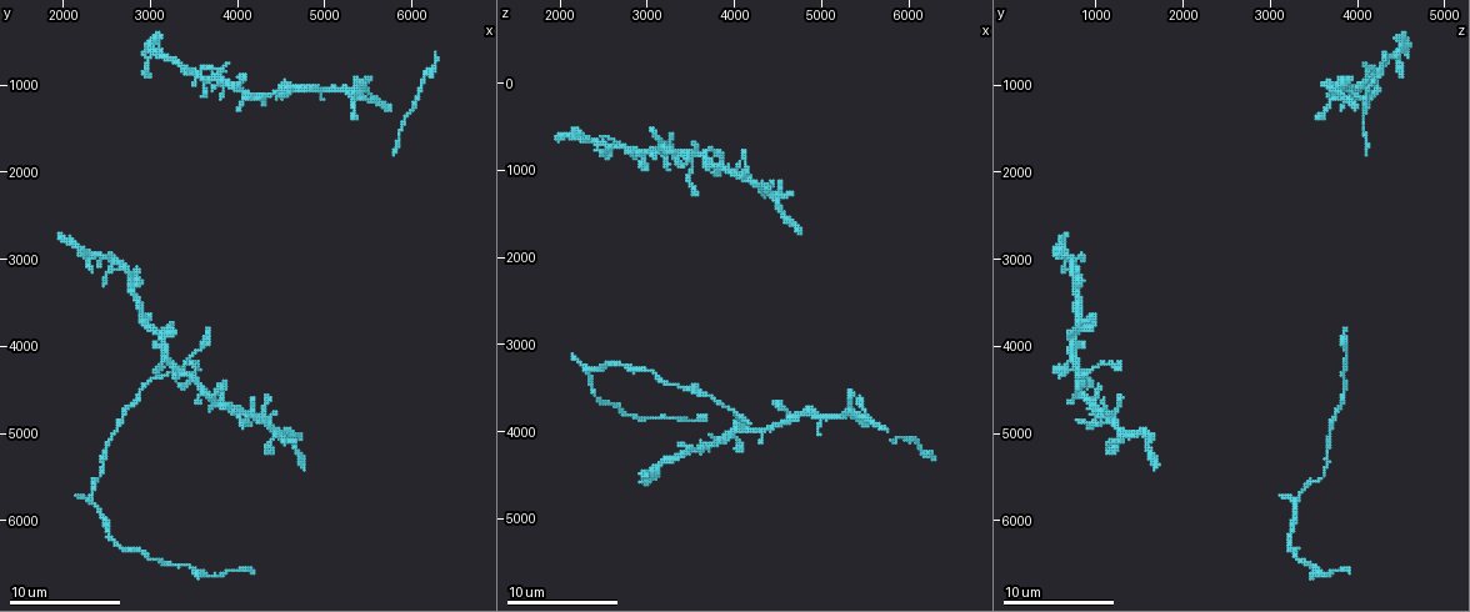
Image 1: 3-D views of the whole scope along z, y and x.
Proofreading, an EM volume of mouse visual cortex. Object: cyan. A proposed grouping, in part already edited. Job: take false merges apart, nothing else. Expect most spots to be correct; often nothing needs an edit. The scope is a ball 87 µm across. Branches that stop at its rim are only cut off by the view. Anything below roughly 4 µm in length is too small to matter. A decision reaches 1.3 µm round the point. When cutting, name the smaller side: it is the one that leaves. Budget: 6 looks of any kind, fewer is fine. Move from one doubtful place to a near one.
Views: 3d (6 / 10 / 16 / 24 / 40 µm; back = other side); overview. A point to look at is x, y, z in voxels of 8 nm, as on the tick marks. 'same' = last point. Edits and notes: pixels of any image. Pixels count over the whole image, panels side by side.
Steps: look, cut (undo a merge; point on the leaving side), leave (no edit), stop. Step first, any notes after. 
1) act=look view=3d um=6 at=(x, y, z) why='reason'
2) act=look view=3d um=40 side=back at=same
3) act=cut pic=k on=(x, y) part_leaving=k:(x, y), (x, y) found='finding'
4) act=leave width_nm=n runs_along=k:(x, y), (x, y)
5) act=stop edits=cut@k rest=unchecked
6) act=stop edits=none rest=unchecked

act=look view=3d um=10 at=(4100, 1100, 4000) why='four or more arms meet'

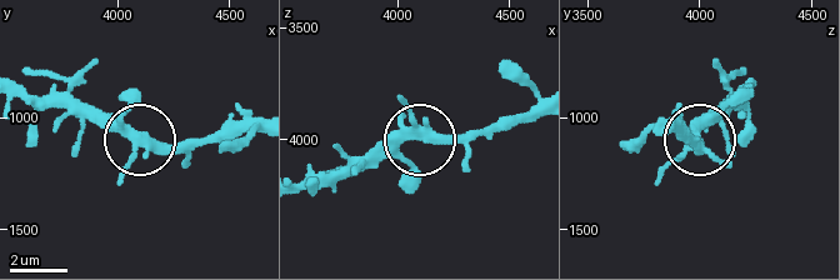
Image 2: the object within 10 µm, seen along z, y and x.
act=leave width_nm=350 found='continuous, no second neuron'

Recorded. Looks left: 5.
act=look view=3d um=6 at=(3450, 4350, 850) why='thin arm on a thick one'

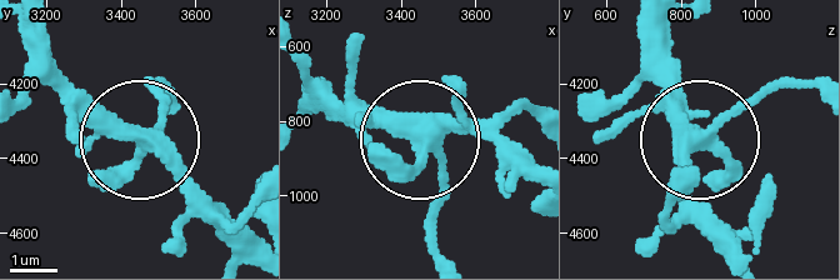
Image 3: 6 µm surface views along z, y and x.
act=look view=3d um=6 side=back at=(3470, 4350, 890) why='other side'

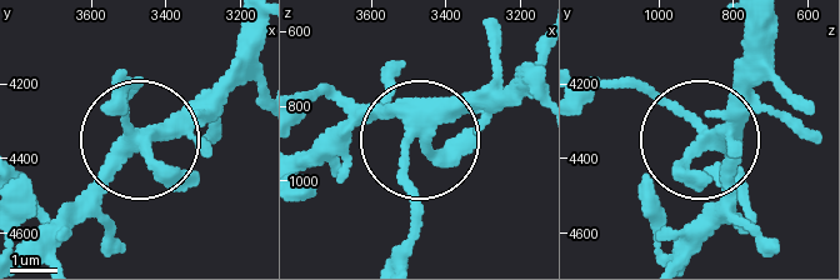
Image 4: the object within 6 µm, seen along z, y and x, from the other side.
act=leave width_nm=310 found='all the same neuron'

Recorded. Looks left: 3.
act=look view=3d um=10 at=(3550, 6600, 3550)

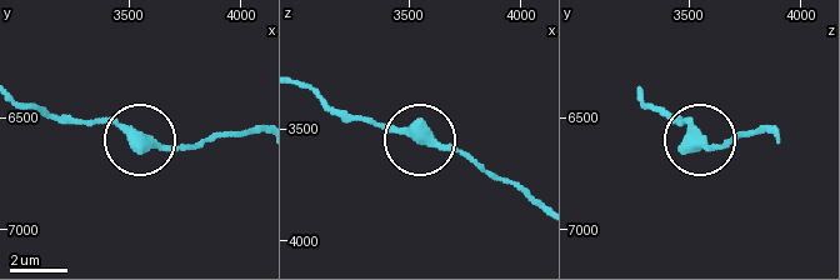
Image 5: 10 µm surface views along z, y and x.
act=leave runs_along=5:(639, 99), (670, 120), (686, 120), (708, 149), (728, 149) found='one neuron here'

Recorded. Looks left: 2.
act=stop edits=none rest=unchecked

